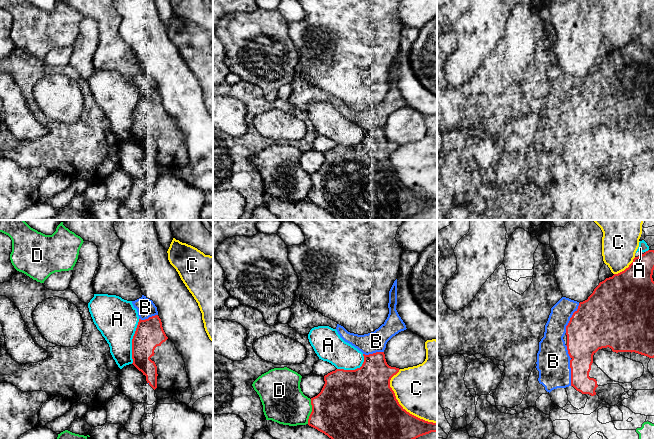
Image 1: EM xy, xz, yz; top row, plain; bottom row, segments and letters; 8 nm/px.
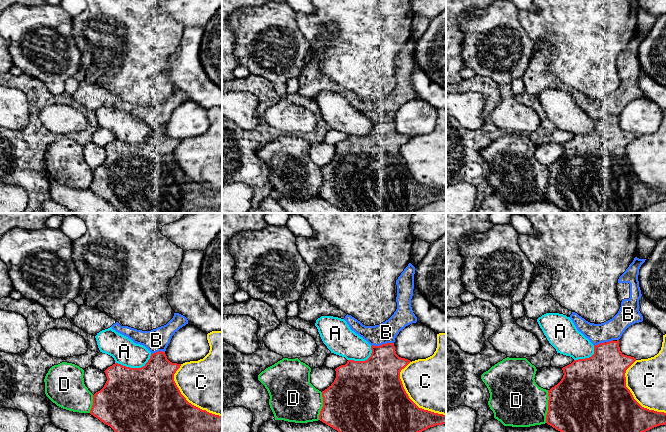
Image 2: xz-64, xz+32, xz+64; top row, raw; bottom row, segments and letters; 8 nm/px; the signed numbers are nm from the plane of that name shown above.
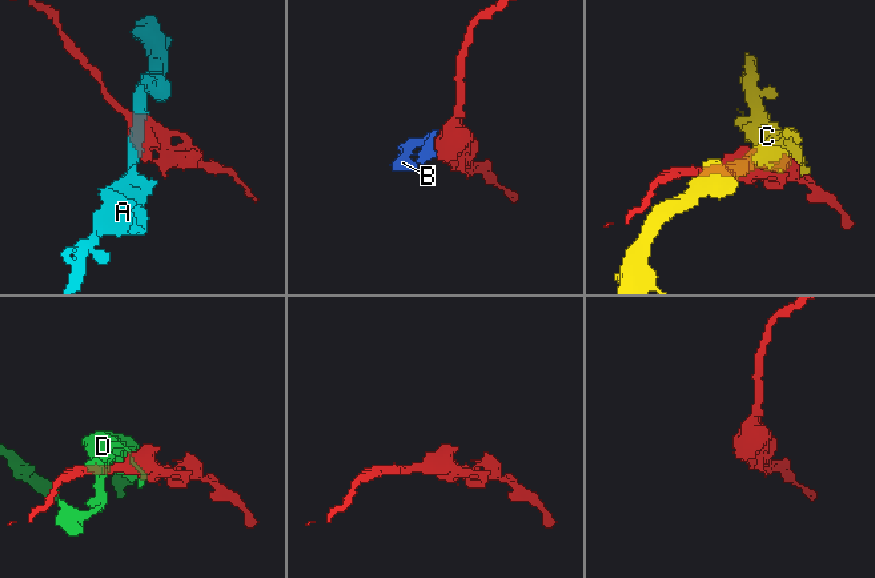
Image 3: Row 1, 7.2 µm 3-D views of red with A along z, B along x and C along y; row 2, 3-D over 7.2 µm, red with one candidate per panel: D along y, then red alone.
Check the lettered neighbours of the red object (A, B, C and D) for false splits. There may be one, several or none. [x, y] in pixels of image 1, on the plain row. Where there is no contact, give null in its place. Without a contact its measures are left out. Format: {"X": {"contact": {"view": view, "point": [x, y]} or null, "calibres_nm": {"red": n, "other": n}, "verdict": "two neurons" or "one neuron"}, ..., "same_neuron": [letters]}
{"A": {"contact": {"view": "xy", "point": [132, 117]}, "calibres_nm": {"red": 240, "other": 340}, "verdict": "two neurons"}, "B": {"contact": {"view": "yz", "point": [570, 141]}, "calibres_nm": {"red": 280, "other": 280}, "verdict": "one neuron"}, "C": {"contact": {"view": "xz", "point": [400, 181]}, "calibres_nm": {"red": 500, "other": 440}, "verdict": "two neurons"}, "D": {"contact": {"view": "xz", "point": [312, 187]}, "calibres_nm": {"red": 480, "other": 340}, "verdict": "two neurons"}, "same_neuron": ["B"]}

